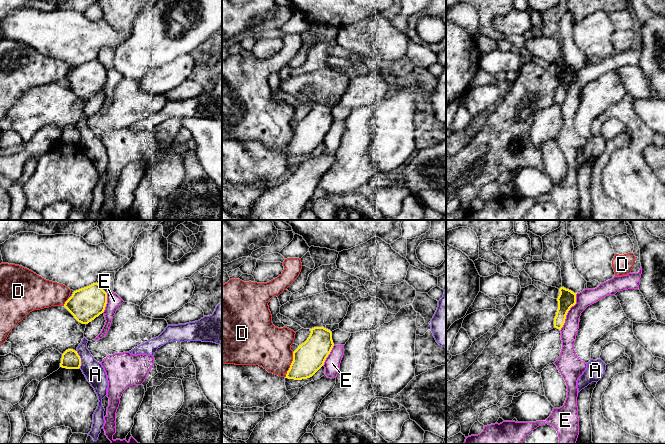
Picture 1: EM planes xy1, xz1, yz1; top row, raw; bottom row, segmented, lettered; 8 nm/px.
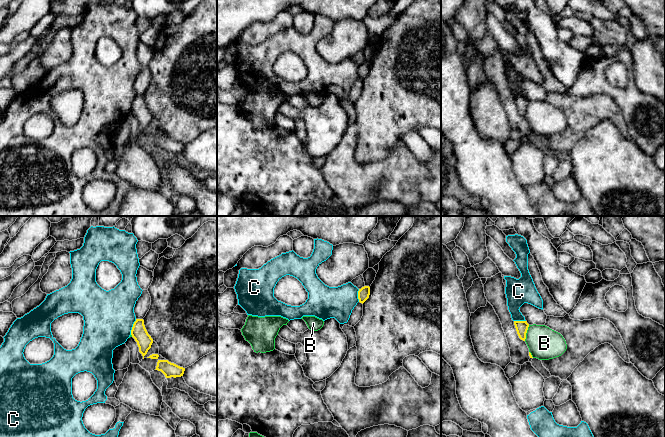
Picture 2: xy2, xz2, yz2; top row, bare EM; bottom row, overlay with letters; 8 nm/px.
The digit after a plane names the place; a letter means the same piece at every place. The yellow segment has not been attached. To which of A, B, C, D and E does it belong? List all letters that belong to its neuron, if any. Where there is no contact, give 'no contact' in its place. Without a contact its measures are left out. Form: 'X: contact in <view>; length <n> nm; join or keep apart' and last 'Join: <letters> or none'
A: contact in xy1; length 150 nm; keep apart
B: contact in yz2; length 130 nm; keep apart
C: contact in xy2; length 140 nm; keep apart
D: contact in xz1; length 220 nm; keep apart
E: contact in yz1; length 340 nm; keep apart
Join: none

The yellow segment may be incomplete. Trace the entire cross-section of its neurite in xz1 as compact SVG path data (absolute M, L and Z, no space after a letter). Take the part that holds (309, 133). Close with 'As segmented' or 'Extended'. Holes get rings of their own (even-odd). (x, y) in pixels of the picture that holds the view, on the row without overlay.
M314 103L307 116L293 128L293 137L287 147L288 155L302 156L312 153L323 141L334 119L332 108Z. As segmented

